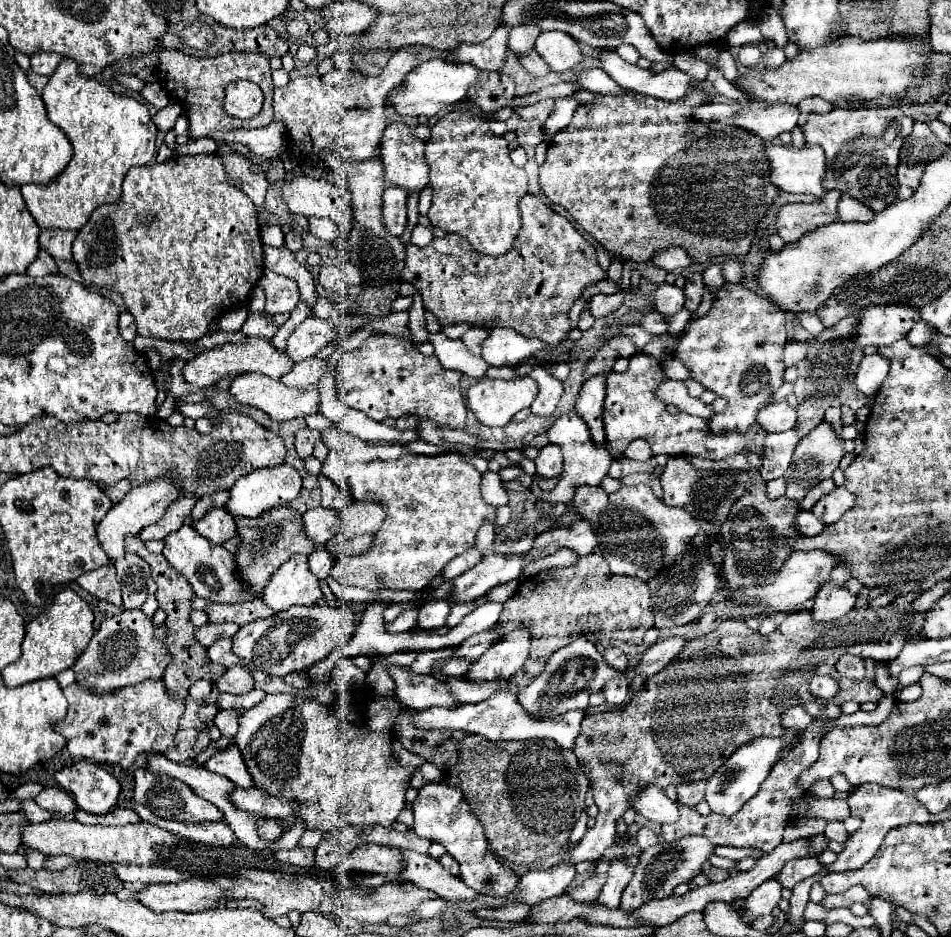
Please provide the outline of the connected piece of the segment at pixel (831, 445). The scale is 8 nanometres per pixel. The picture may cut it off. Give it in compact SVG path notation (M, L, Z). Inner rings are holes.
M827 421L819 423L805 439L799 441L799 445L795 447L795 453L793 453L793 461L787 469L787 475L785 475L785 483L787 483L787 491L785 491L785 497L793 499L797 505L801 503L801 499L807 495L807 491L811 487L815 487L819 481L827 479L833 475L833 471L839 467L839 461L843 459L845 451L843 451L843 441L835 437L831 425Z

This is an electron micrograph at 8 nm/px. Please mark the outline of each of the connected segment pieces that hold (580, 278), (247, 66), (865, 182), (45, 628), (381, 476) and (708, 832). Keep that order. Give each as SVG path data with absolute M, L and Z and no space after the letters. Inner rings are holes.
M525 195L519 203L523 227L515 247L501 257L475 253L463 237L445 235L419 249L407 245L403 279L413 283L441 327L469 323L473 327L493 329L511 327L523 337L543 339L557 345L565 339L569 325L569 307L577 301L589 283L605 279L597 263L597 251L573 227L571 221L551 211L537 195Z
M161 49L157 55L157 77L159 83L165 87L167 95L181 105L191 105L187 109L187 119L189 119L189 131L191 139L207 137L211 131L235 131L235 129L255 129L255 127L265 127L273 119L273 81L271 81L271 67L269 67L269 57L263 53L243 53L243 51L231 51L223 53L217 57L189 57L187 53L173 51L173 49ZM247 79L251 83L257 83L263 91L263 109L257 117L249 121L233 119L223 111L221 99L225 97L225 87L231 81Z
M835 107L833 111L825 115L809 115L809 121L803 125L805 133L805 143L807 145L821 145L827 157L827 173L823 179L823 189L831 191L837 189L845 195L851 195L871 207L875 213L881 209L889 207L895 203L897 197L897 165L899 165L899 151L903 145L903 139L911 133L913 129L913 119L907 117L899 107L889 107L889 109L839 109Z
M61 589L53 603L27 625L21 659L1 671L5 685L19 687L37 679L55 677L59 671L73 667L75 659L85 651L93 633L93 611L89 605L73 589Z
M339 429L323 431L323 443L329 449L329 455L321 467L321 475L335 481L347 497L355 501L379 501L385 505L385 519L375 533L375 541L369 547L369 563L335 563L331 577L339 583L363 587L367 591L381 591L381 589L407 589L407 591L421 591L425 589L441 571L443 567L457 555L465 553L475 545L475 535L485 521L495 521L497 509L483 501L481 497L481 473L463 457L449 449L441 455L427 457L409 453L401 445L380 445L365 443L351 433Z
M813 721L811 727L803 733L803 741L789 751L789 755L785 759L779 759L773 767L771 767L771 773L767 775L767 779L761 783L761 789L741 807L741 811L733 817L719 817L715 813L707 815L707 817L701 817L695 809L687 809L683 807L681 803L679 805L679 823L673 823L673 825L663 825L661 829L661 837L665 841L679 841L683 839L685 835L703 835L707 837L715 847L717 845L727 845L727 847L753 847L753 849L759 849L763 853L771 853L781 841L783 841L783 829L791 823L791 819L795 817L791 805L801 799L805 795L805 789L799 787L797 779L799 775L811 767L811 763L817 761L819 757L819 727L825 725L829 721Z

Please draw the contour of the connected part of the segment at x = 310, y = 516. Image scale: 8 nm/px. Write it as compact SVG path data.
M321 507L309 509L303 513L303 529L305 535L313 541L313 545L319 547L325 541L329 541L331 535L335 535L335 531L339 531L339 515Z

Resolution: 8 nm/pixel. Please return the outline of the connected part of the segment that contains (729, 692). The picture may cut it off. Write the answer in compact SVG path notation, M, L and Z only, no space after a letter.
M871 607L861 611L851 609L843 619L839 619L839 623L815 623L811 619L811 611L799 611L795 615L787 615L771 635L755 633L745 625L745 621L729 619L723 621L715 631L685 643L681 653L671 659L663 671L653 675L629 701L629 705L617 711L587 715L583 719L573 753L589 771L587 777L593 787L599 815L595 827L585 833L573 851L569 851L571 861L599 861L599 857L607 853L617 837L617 821L631 807L629 799L641 789L649 785L665 789L667 785L709 779L719 769L719 765L723 765L741 745L749 743L751 739L781 737L785 733L781 715L793 705L815 701L807 685L815 675L837 676L835 665L843 653L883 661L895 659L911 637L907 627L909 623L913 623L909 611L897 613L889 611L889 607L881 607L877 611Z

